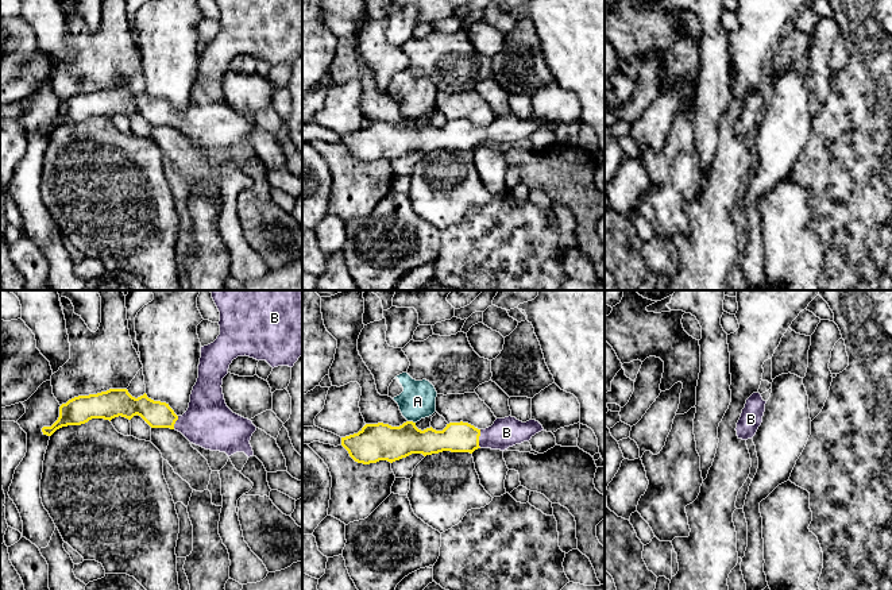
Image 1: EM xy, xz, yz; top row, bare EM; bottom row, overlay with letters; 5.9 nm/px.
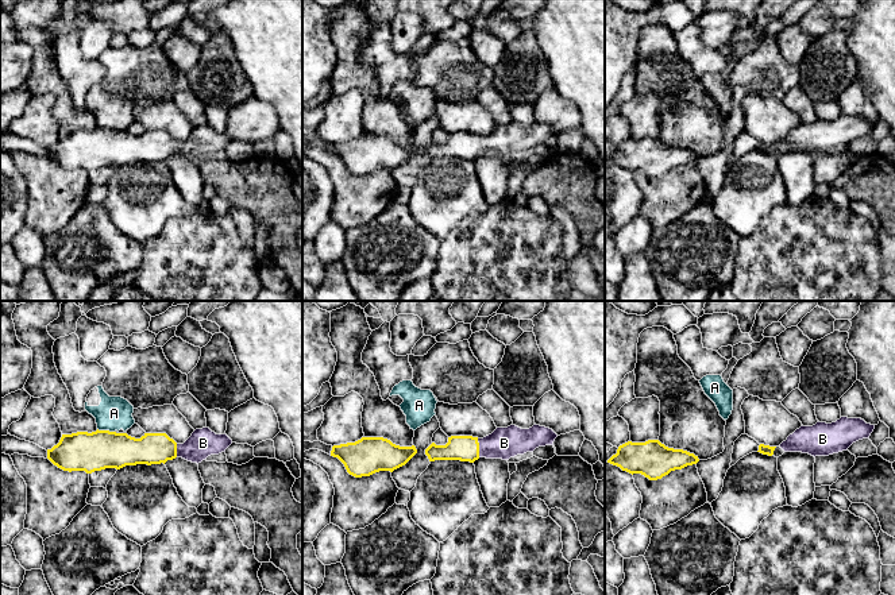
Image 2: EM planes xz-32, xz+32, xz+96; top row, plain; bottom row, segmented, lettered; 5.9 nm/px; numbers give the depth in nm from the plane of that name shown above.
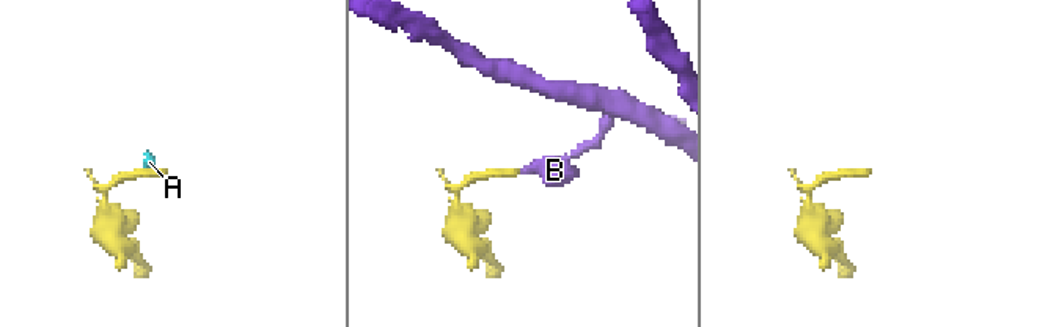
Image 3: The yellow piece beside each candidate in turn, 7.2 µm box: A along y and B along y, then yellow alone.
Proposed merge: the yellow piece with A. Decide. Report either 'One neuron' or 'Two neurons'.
Two neurons

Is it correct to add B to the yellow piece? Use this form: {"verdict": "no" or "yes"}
{"verdict": "yes"}

